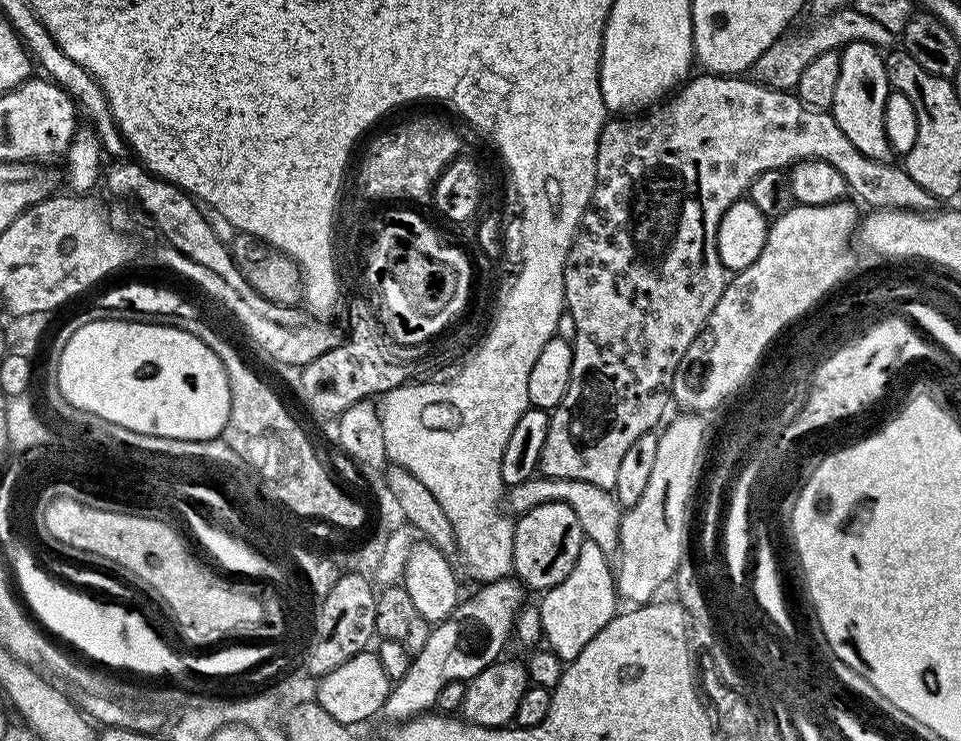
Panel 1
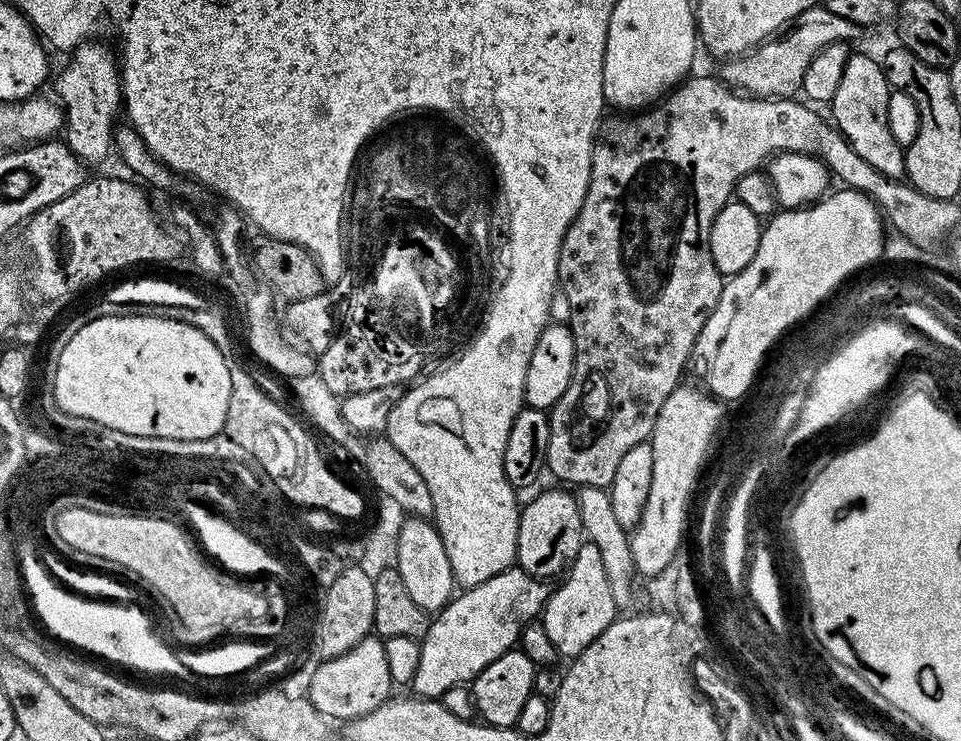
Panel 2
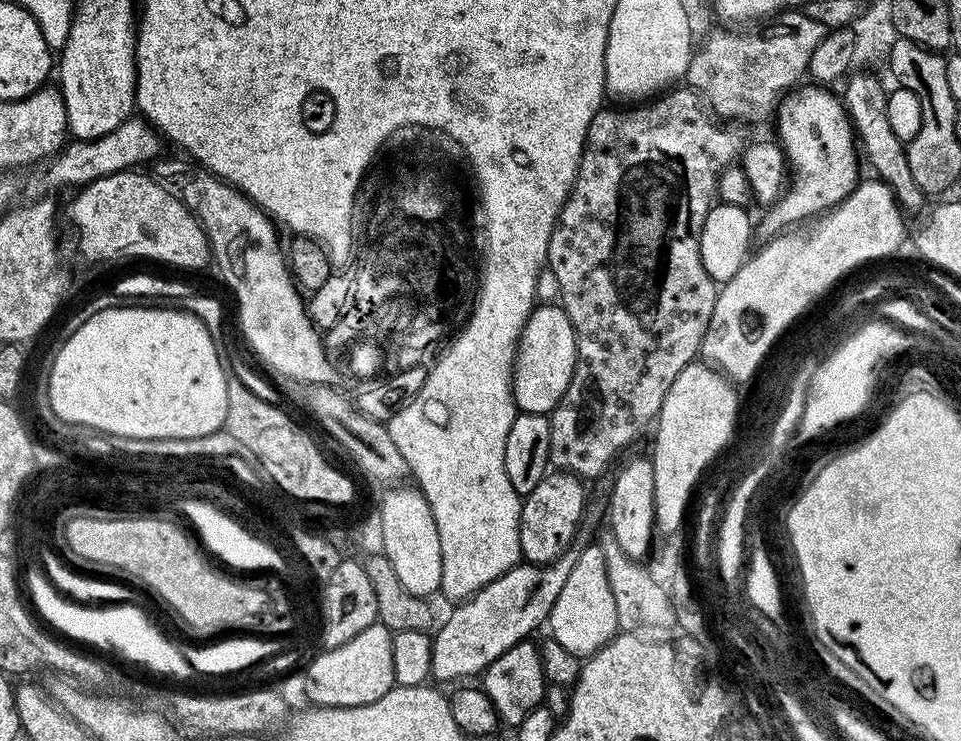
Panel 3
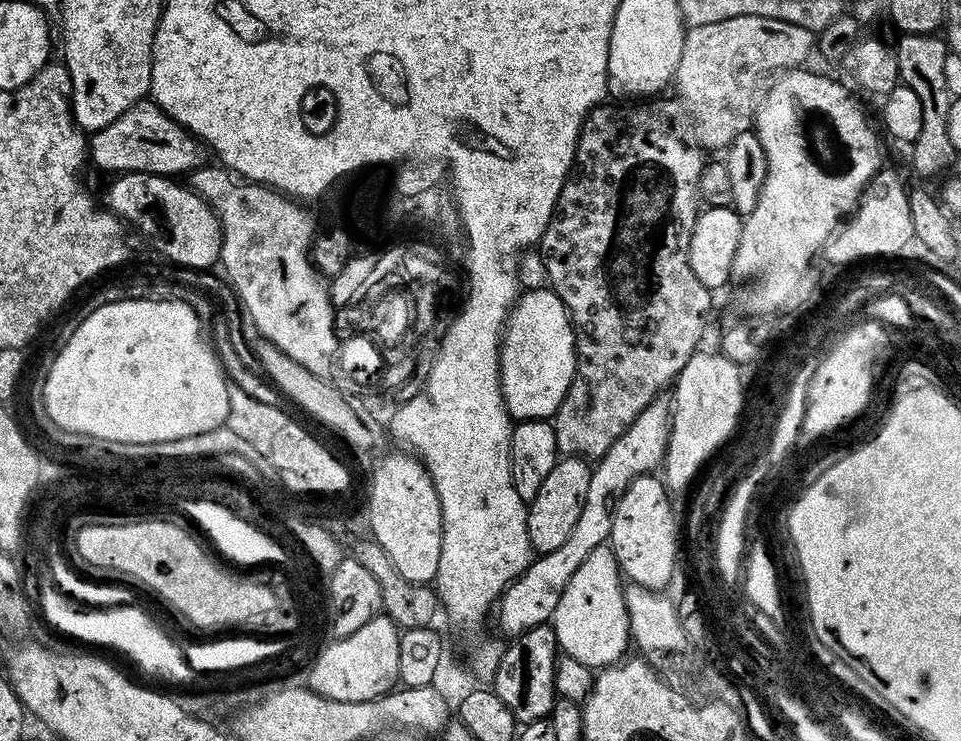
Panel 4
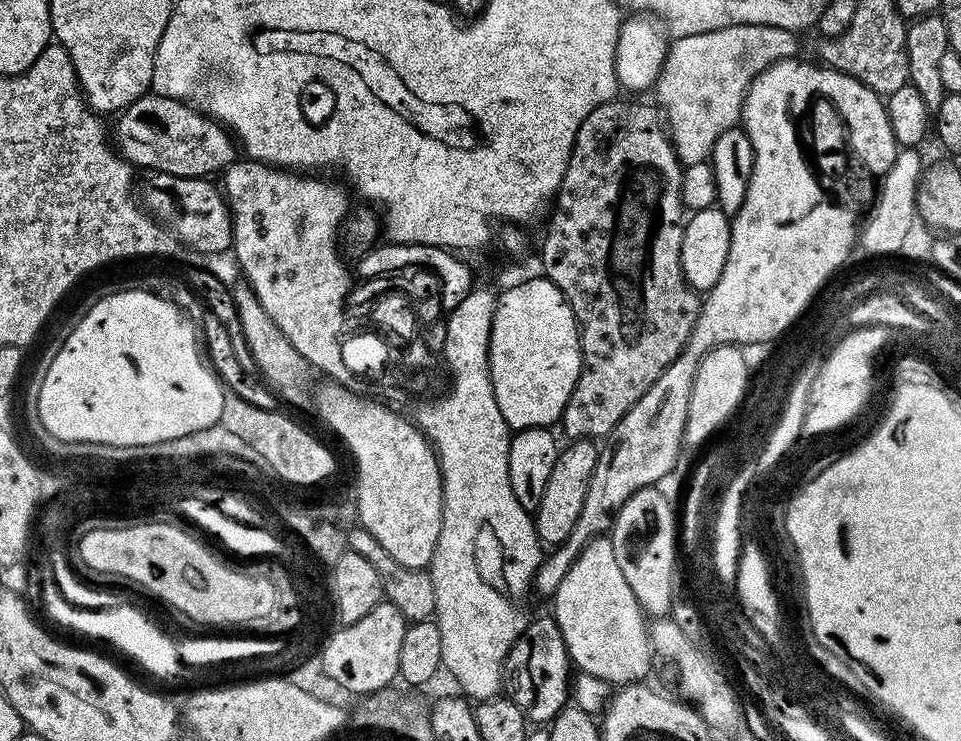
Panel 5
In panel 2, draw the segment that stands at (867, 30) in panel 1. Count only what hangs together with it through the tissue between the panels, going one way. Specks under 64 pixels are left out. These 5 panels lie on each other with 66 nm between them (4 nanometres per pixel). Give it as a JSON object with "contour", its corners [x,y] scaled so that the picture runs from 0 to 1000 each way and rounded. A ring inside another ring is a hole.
{"contour":[[[860,8],[840,11],[815,46],[784,65],[781,70],[775,70],[773,76],[754,80],[747,103],[758,117],[779,130],[824,132],[834,123],[839,89],[847,84],[847,73],[851,73],[855,62],[864,62],[864,57],[891,57],[896,47],[894,34],[880,24],[872,24],[872,19],[864,19]]]}

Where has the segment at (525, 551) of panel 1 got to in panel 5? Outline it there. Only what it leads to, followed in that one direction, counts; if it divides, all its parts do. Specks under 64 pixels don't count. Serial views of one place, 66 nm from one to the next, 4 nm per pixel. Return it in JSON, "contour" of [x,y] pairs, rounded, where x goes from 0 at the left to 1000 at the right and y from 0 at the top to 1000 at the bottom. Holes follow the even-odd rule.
{"contour":[[[615,592],[595,594],[582,606],[576,634],[572,634],[572,645],[568,649],[568,661],[564,665],[564,677],[560,677],[560,688],[556,692],[558,725],[563,735],[578,737],[593,726],[593,715],[597,715],[597,704],[601,704],[601,694],[606,694],[606,683],[610,677],[610,656],[614,656],[614,645],[620,633],[622,605]]]}

